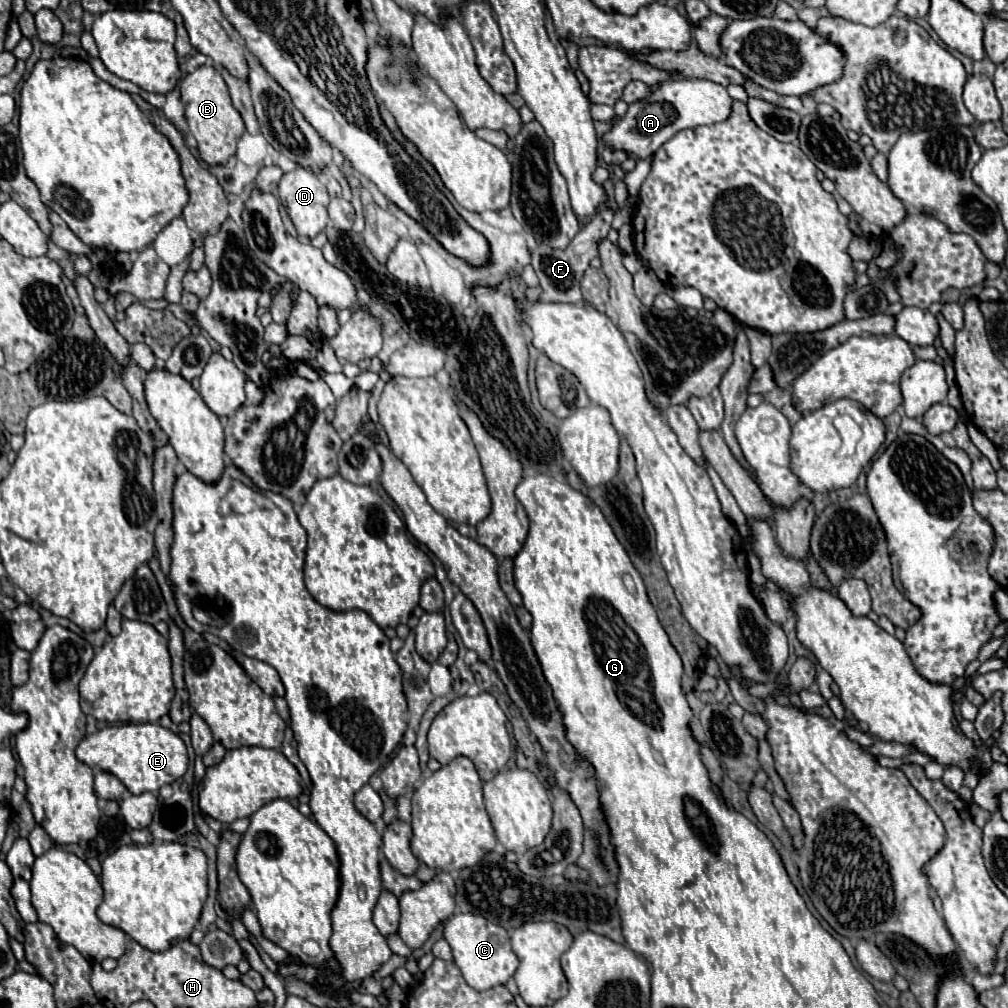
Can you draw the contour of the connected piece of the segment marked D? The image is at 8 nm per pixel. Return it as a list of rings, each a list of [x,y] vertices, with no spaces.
[[[297,167],[279,181],[279,199],[297,233],[313,239],[327,225],[329,195],[313,171]]]

